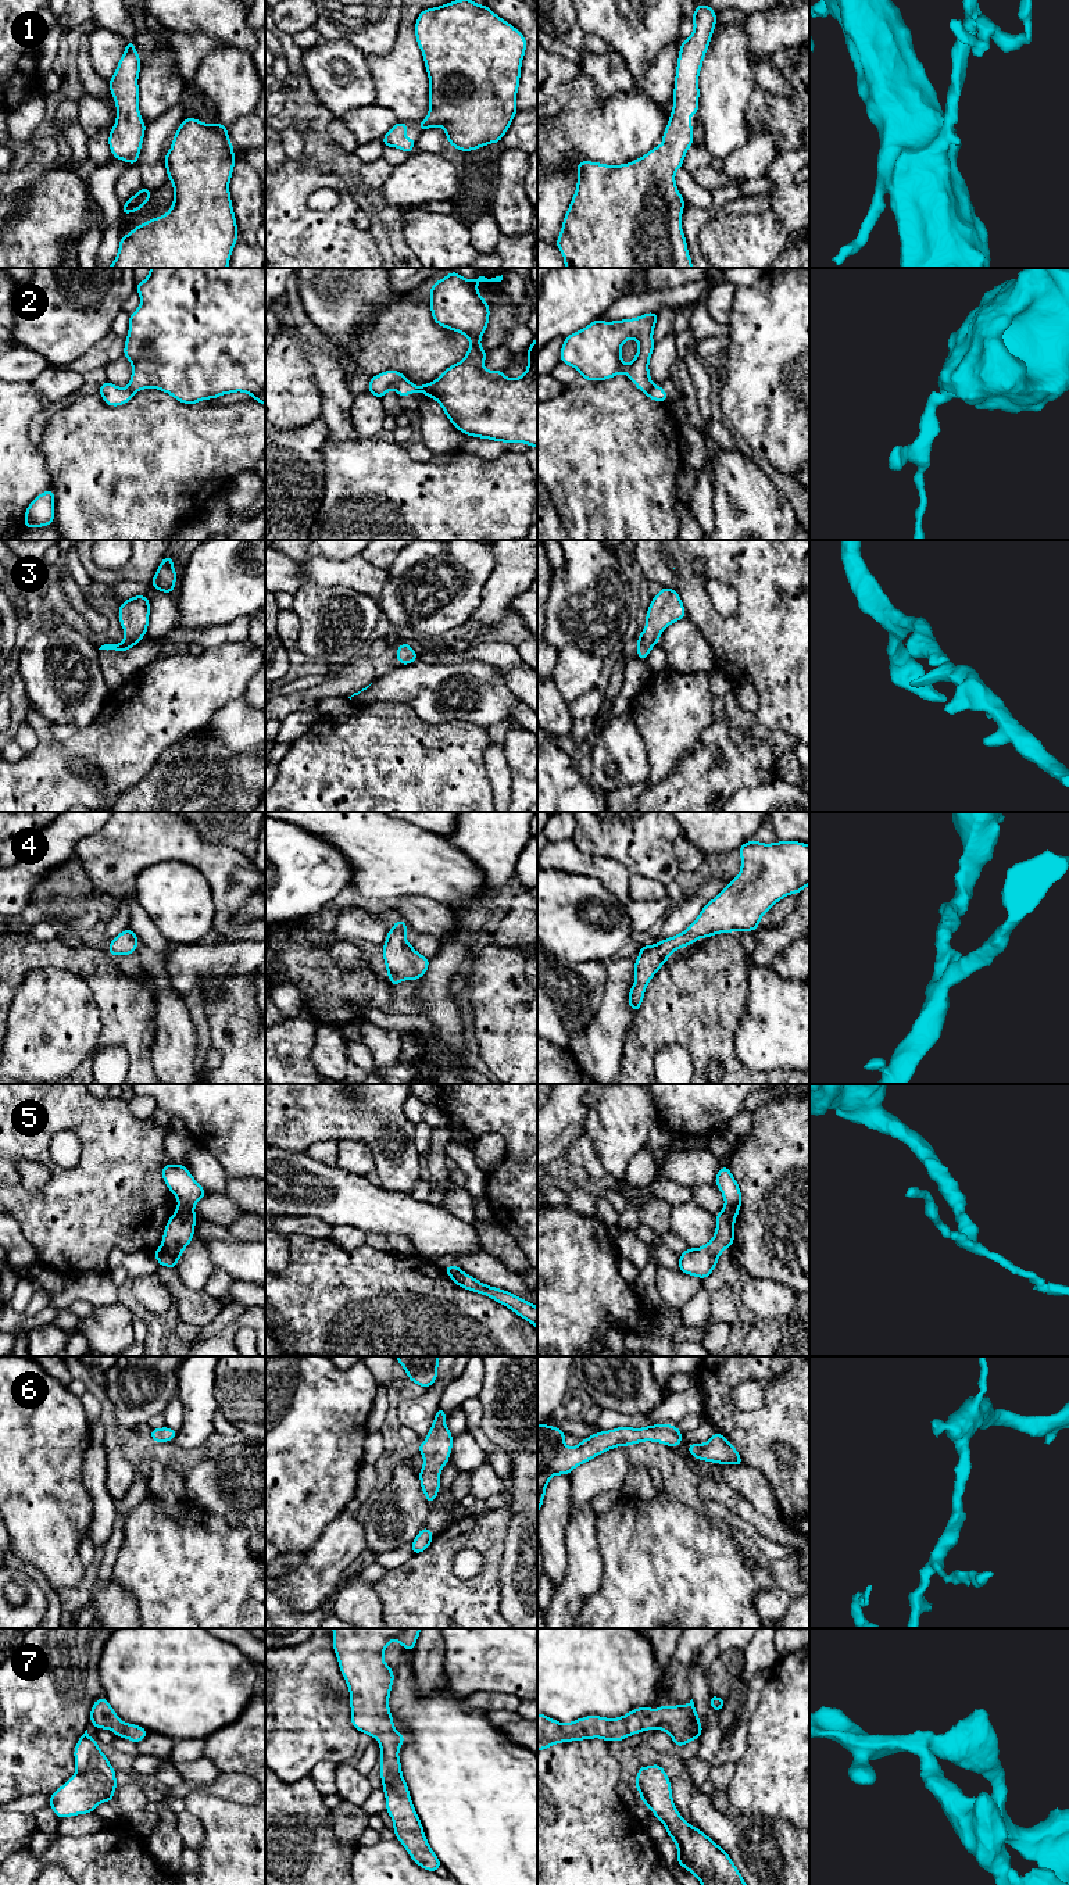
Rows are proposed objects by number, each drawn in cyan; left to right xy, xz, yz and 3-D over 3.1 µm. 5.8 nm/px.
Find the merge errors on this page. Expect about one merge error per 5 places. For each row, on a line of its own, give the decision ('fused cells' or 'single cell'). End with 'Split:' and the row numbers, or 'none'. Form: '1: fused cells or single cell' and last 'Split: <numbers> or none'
1: single cell
2: fused cells
3: single cell
4: single cell
5: fused cells
6: single cell
7: single cell
Split: 2, 5

